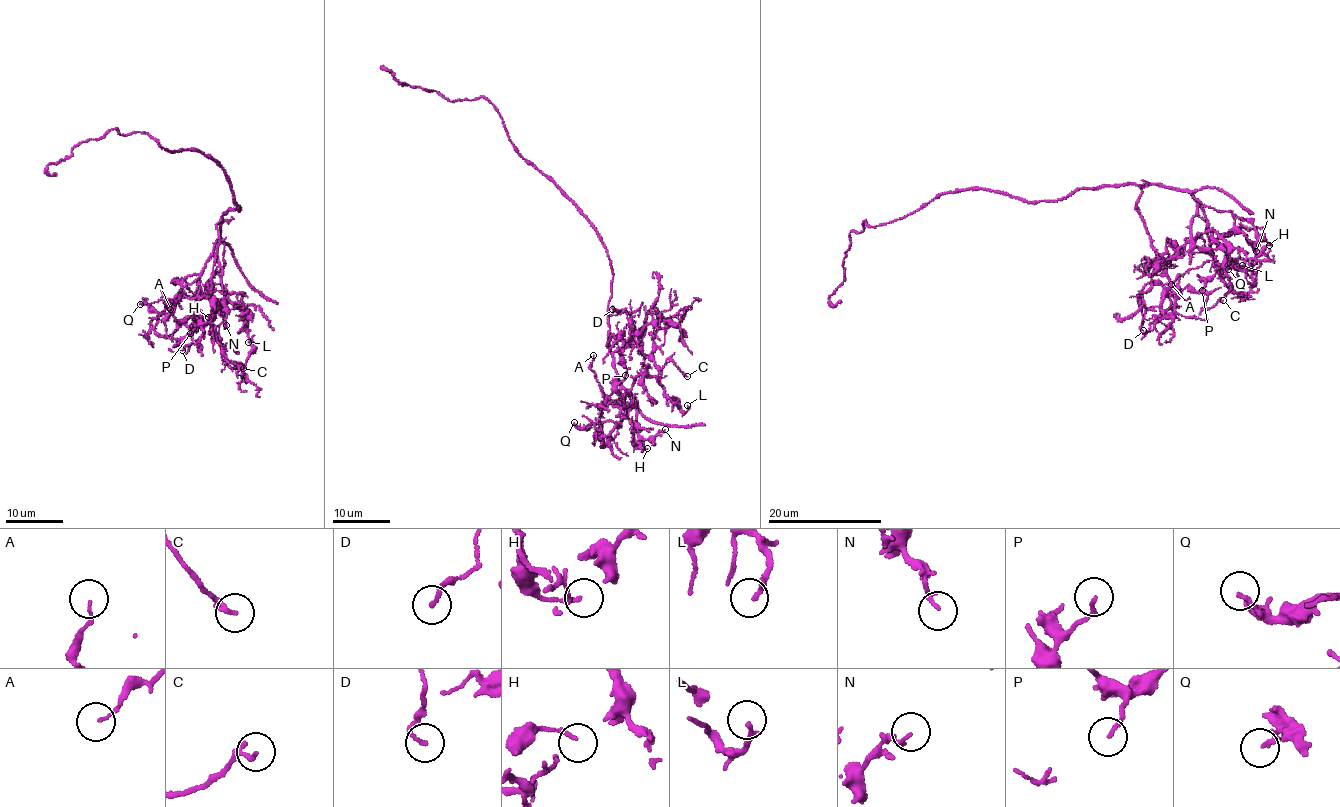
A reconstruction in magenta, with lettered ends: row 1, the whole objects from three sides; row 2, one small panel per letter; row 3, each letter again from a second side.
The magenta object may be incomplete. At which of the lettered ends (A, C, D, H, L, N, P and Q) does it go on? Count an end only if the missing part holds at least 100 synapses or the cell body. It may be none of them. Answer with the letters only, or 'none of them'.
none of them

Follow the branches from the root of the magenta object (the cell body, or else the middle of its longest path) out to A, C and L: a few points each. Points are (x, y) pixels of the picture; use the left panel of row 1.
A: (236, 202), (240, 209), (220, 219), (213, 255), (184, 280), (170, 309)
C: (236, 202), (240, 209), (229, 210), (217, 224), (219, 241), (208, 322), (226, 364), (243, 368)
L: (236, 202), (240, 209), (229, 210), (220, 219), (214, 255), (221, 286), (244, 295), (248, 342)

